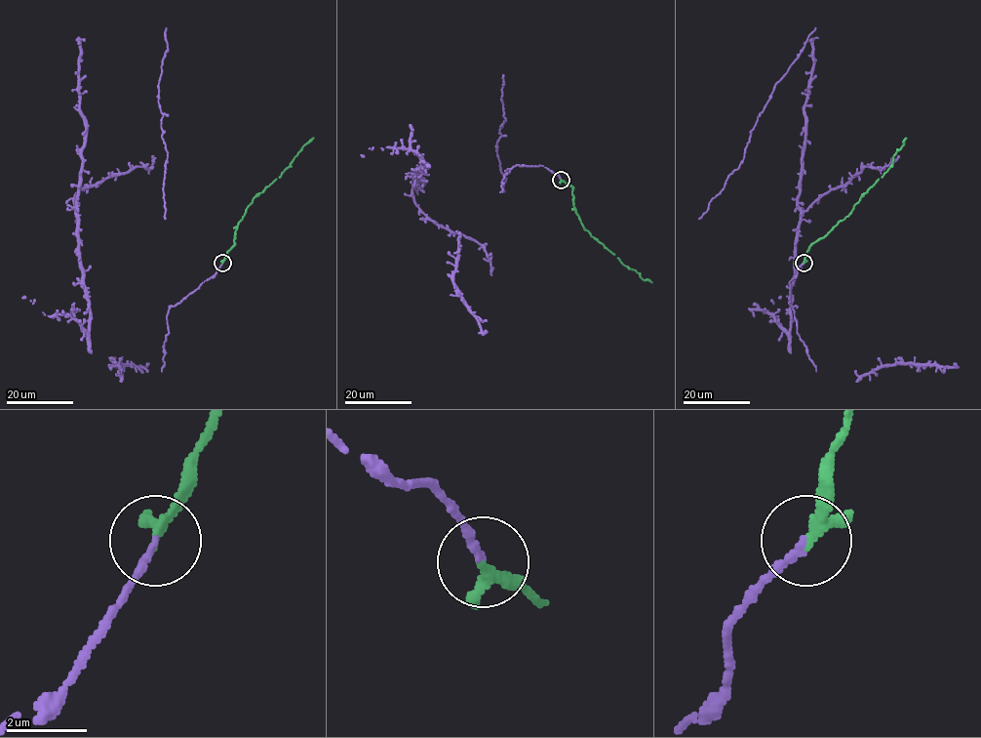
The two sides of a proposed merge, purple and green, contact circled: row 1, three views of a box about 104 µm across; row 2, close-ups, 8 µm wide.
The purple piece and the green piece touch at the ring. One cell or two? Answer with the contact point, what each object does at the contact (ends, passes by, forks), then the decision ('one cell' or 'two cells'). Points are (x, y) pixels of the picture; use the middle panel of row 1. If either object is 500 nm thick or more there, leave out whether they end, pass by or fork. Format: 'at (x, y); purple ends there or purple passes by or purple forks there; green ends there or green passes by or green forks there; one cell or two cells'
at (561, 180); purple ends there; green passes by; one cell

